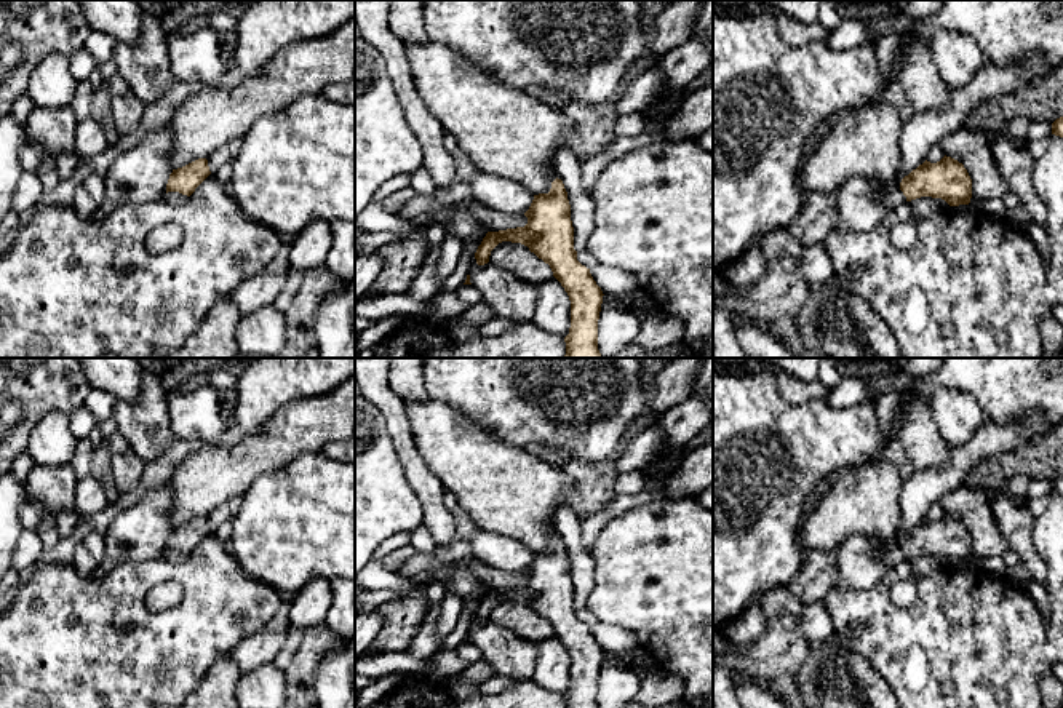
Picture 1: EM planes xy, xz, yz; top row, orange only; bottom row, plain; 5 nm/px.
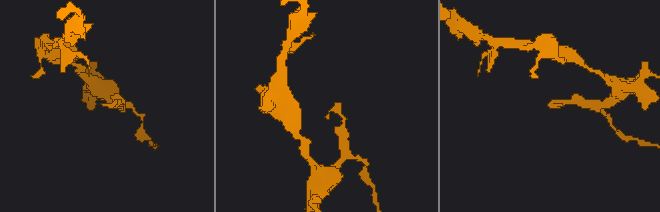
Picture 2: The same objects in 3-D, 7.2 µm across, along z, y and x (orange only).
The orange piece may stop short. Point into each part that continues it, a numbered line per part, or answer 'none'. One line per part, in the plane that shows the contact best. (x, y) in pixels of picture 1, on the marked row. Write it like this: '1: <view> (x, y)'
1: xy (173, 198)

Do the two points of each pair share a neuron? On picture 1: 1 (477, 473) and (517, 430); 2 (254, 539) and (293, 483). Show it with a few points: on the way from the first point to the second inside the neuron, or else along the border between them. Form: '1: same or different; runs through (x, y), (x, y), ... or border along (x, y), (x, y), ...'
1: different; border along (475, 422), (501, 440), (523, 448)
2: same; runs through (269, 525), (293, 497)

